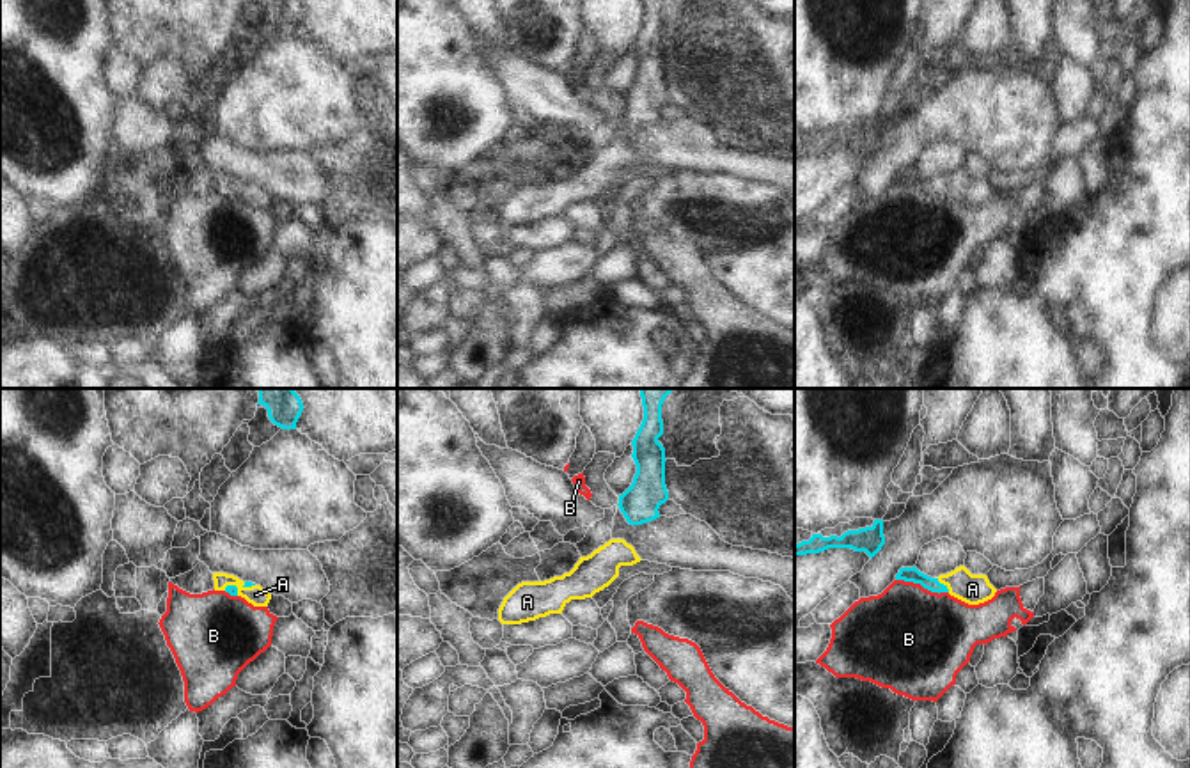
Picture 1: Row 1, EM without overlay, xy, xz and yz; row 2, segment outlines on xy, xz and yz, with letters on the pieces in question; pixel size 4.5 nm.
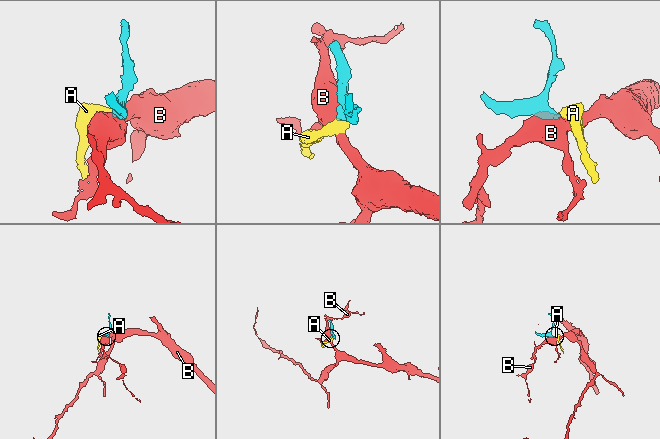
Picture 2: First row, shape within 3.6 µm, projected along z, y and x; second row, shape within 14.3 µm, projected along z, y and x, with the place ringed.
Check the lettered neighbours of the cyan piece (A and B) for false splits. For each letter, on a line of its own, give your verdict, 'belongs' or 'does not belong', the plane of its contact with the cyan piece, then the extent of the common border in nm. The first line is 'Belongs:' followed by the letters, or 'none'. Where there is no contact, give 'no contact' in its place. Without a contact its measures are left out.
Belongs: A
A: belongs; meets cyan in yz; contact 90 nm long
B: does not belong; meets cyan in yz; contact 240 nm long

